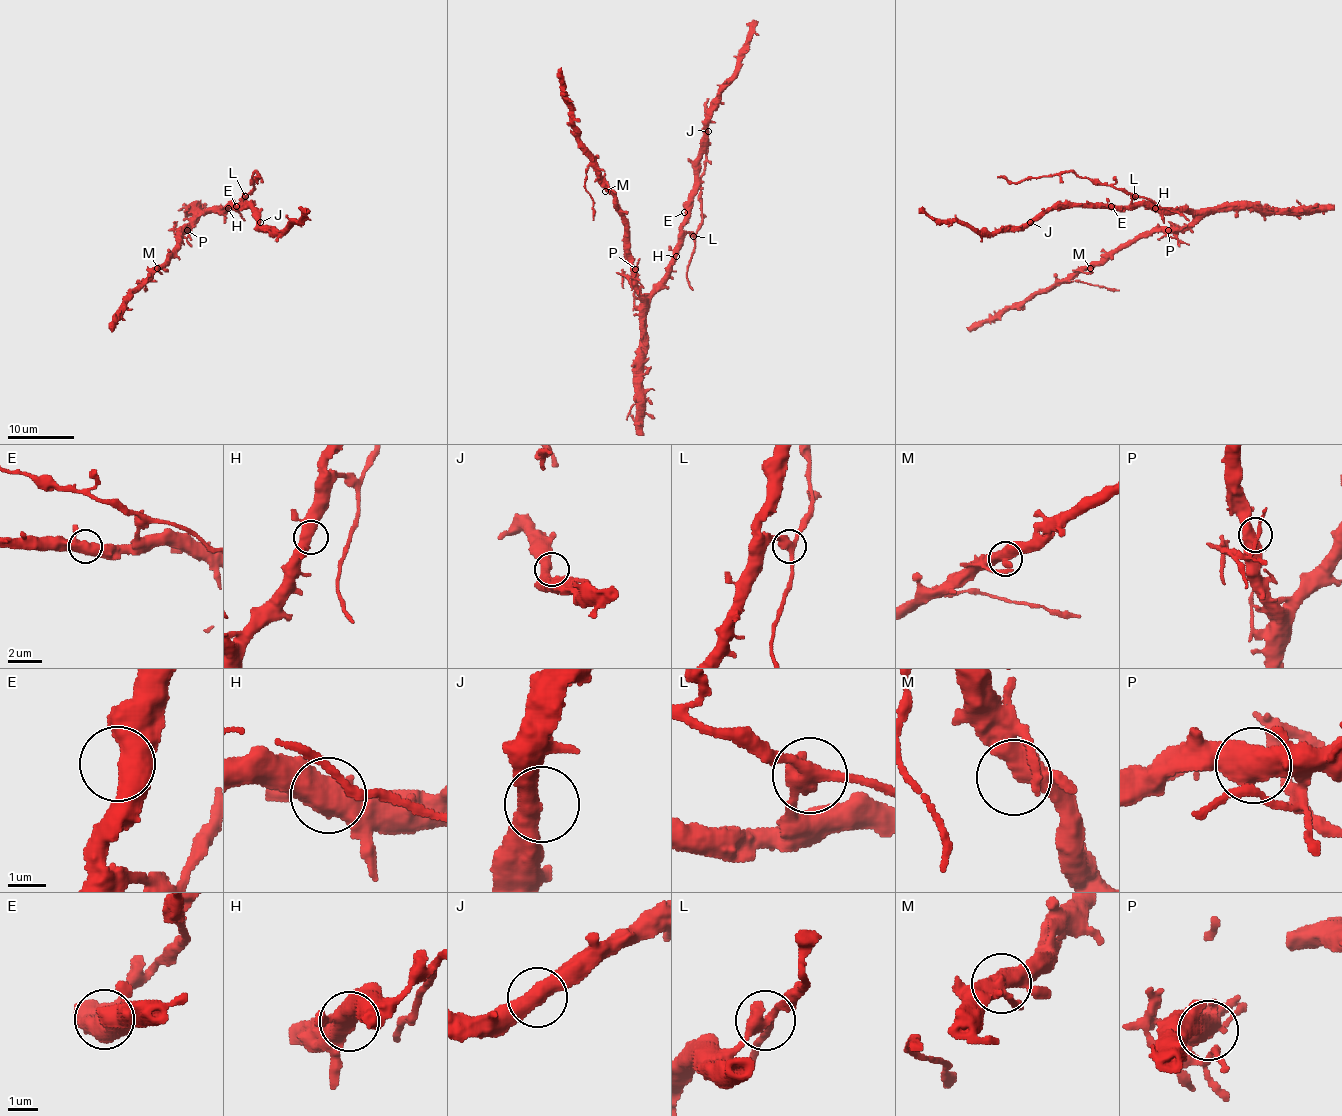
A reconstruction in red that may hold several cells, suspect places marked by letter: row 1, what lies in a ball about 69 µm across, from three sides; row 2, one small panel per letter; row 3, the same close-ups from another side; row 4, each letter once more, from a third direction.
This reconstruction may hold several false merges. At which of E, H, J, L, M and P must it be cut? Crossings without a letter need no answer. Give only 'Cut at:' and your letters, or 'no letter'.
Cut at: L

